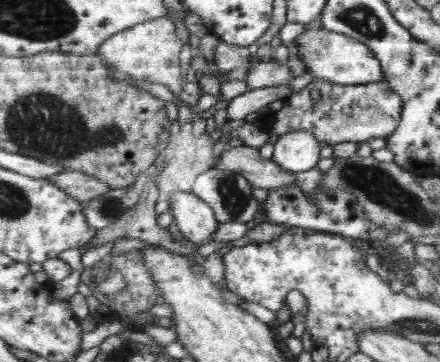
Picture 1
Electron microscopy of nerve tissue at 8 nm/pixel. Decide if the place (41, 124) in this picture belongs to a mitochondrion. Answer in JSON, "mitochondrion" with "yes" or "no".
{"mitochondrion":"yes"}

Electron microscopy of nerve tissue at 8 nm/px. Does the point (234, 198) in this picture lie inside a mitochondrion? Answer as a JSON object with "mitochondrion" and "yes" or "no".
{"mitochondrion":"yes"}

